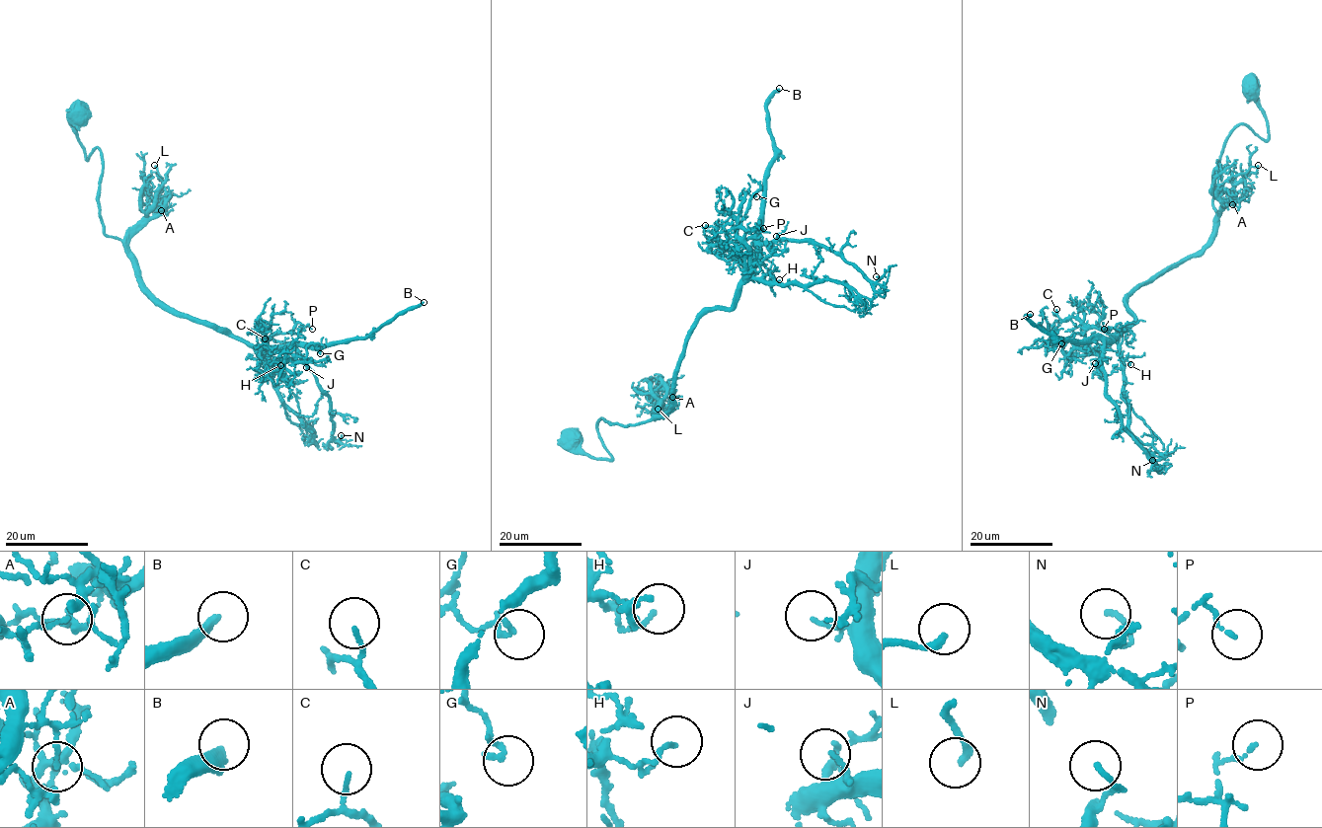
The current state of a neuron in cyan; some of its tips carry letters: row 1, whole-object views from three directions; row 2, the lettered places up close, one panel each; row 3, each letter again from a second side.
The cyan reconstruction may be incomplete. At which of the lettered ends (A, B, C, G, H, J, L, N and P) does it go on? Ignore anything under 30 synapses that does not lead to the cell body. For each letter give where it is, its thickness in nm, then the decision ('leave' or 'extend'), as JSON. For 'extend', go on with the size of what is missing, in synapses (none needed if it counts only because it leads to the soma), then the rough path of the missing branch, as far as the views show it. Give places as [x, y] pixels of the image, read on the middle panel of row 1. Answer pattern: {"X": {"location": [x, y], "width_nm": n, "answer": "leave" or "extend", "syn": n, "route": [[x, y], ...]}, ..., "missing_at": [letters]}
{"A": {"location": [672, 397], "width_nm": 110, "answer": "leave"}, "B": {"location": [779, 88], "width_nm": 320, "answer": "extend", "syn": 500}, "C": {"location": [705, 225], "width_nm": 100, "answer": "extend", "syn": 50, "route": [[705, 225], [697, 215], [688, 216], [686, 220]]}, "G": {"location": [756, 196], "width_nm": 180, "answer": "leave"}, "H": {"location": [779, 279], "width_nm": 110, "answer": "leave"}, "J": {"location": [776, 236], "width_nm": 80, "answer": "leave"}, "L": {"location": [658, 409], "width_nm": 200, "answer": "leave"}, "N": {"location": [876, 276], "width_nm": 120, "answer": "leave"}, "P": {"location": [763, 228], "width_nm": 110, "answer": "leave"}, "missing_at": ["B", "C"]}

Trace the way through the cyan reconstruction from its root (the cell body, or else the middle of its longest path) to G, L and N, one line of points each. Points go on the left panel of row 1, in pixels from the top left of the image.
G: (80, 114), (86, 158), (102, 154), (103, 232), (155, 299), (277, 368), (304, 360), (312, 343), (320, 353)
L: (80, 114), (86, 158), (101, 150), (98, 203), (108, 235), (123, 240), (162, 208), (154, 165)
N: (80, 114), (86, 158), (102, 154), (103, 232), (122, 242), (144, 286), (238, 339), (296, 348), (341, 435)

